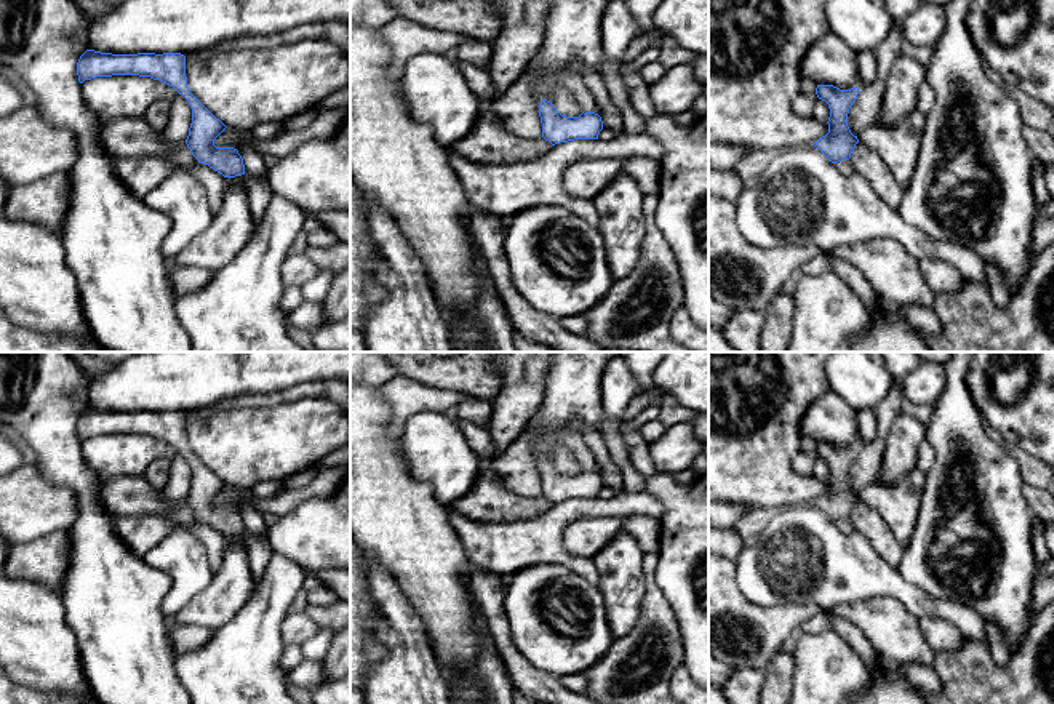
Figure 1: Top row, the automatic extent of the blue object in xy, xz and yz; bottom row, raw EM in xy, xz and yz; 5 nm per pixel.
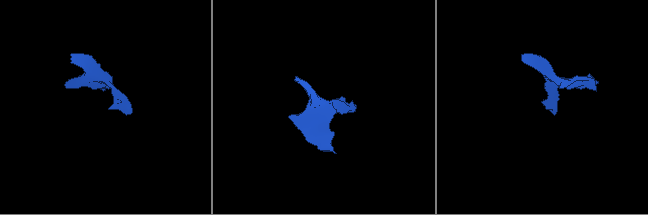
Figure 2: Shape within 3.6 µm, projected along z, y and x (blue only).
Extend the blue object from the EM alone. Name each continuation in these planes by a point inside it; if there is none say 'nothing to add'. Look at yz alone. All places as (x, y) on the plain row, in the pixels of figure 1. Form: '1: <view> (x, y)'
1: yz (808, 445)

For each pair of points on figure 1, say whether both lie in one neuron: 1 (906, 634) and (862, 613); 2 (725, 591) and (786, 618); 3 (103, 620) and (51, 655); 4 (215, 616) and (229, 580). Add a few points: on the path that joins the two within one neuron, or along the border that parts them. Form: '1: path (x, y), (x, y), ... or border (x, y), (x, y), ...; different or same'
1: path (894, 631), (883, 620), (874, 616); same
2: path (739, 605), (752, 618), (771, 618); same
3: border (63, 602), (66, 624), (75, 637), (83, 674); different
4: path (215, 607), (229, 589); same

